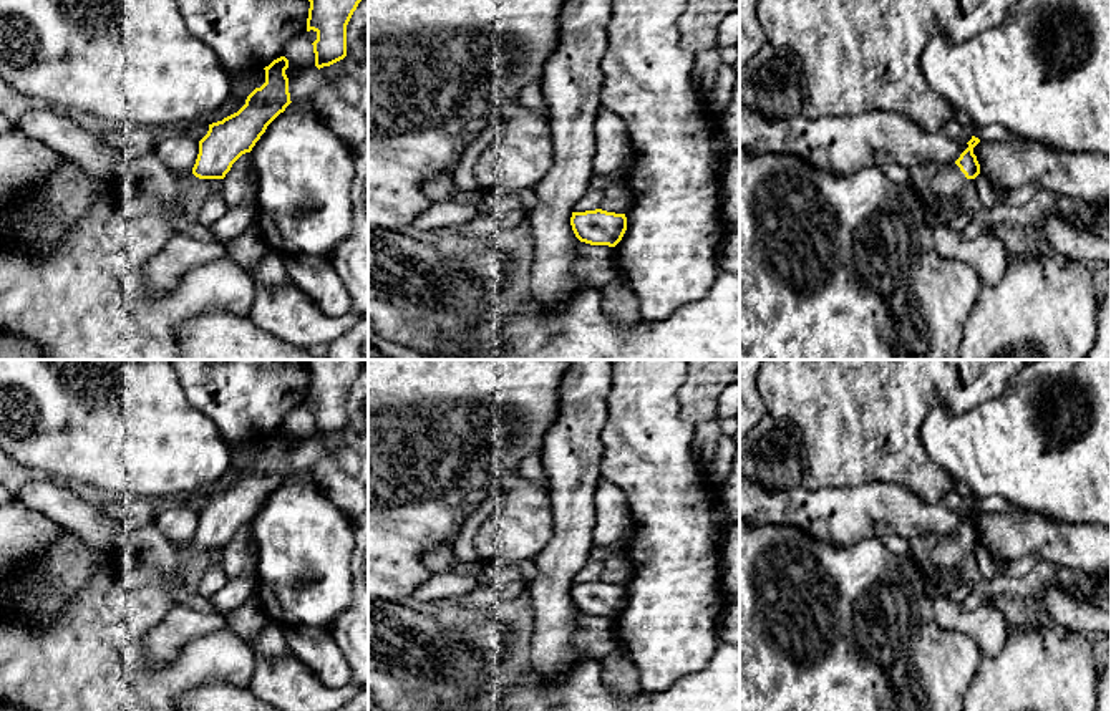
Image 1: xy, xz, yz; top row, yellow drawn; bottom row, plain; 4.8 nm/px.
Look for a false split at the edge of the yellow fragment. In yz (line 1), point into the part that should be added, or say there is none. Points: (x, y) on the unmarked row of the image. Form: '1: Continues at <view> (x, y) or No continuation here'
1: Continues at yz (823, 627)

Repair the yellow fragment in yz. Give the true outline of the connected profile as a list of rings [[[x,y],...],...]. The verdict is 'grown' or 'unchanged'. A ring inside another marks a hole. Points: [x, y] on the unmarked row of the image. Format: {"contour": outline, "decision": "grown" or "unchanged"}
{"contour": [[[972,507],[968,519],[953,535],[935,539],[932,567],[922,562],[909,563],[885,549],[881,539],[866,539],[852,545],[834,545],[816,540],[793,525],[748,525],[740,522],[740,711],[962,711],[963,696],[982,661],[978,645],[960,631],[944,628],[934,615],[934,603],[925,593],[922,572],[939,587],[947,578],[958,580],[960,565],[967,550],[980,545],[973,519],[980,514]]], "decision": "grown"}

